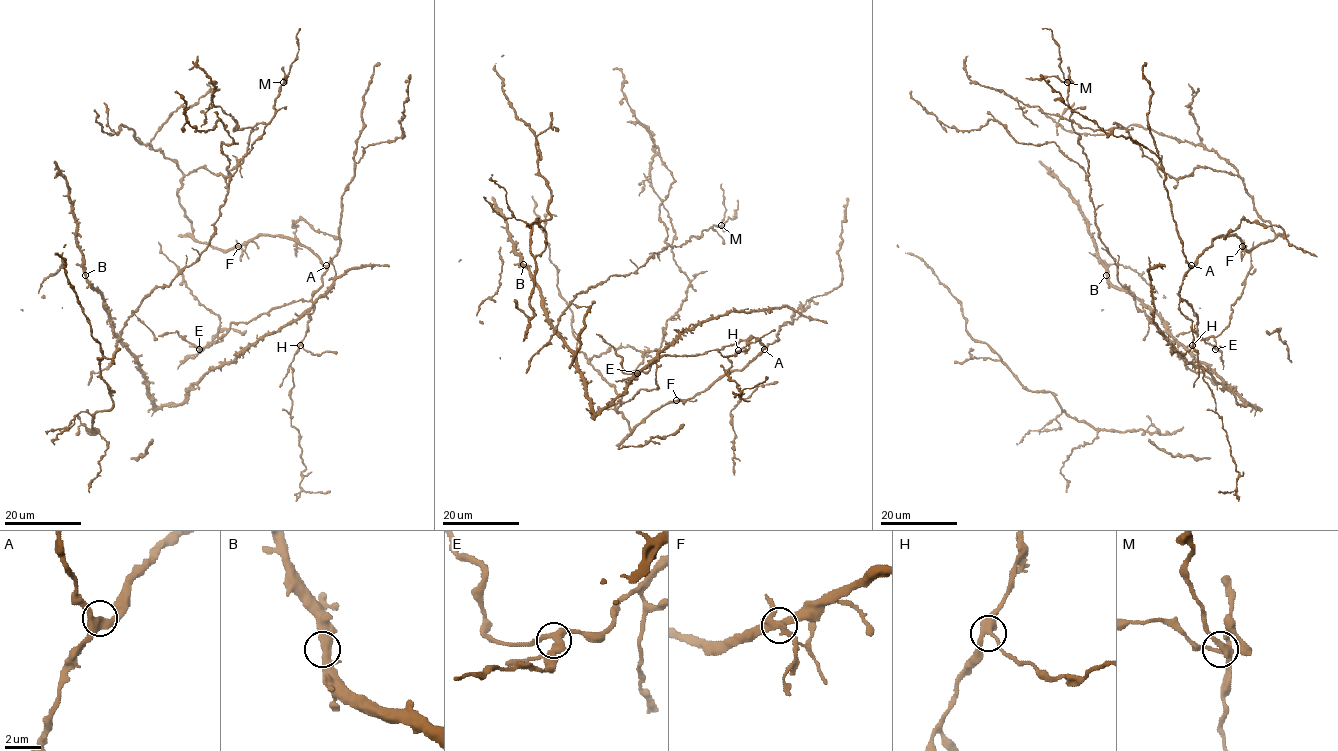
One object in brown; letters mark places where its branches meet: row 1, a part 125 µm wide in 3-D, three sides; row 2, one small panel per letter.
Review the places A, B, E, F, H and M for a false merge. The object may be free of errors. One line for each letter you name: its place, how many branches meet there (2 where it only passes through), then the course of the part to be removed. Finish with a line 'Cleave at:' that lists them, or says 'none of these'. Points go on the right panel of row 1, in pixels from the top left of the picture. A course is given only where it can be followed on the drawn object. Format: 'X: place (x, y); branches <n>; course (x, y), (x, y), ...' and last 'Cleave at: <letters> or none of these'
F: place (1242, 246); branches 4; course (1242, 246), (1245, 252), (1242, 259)
Cleave at: F

